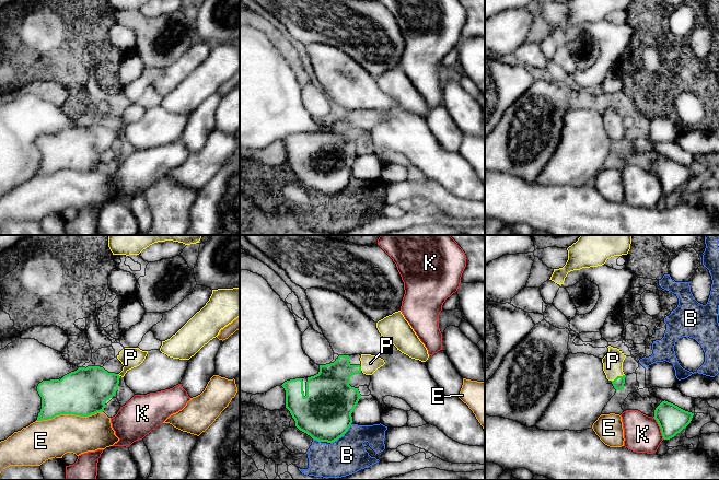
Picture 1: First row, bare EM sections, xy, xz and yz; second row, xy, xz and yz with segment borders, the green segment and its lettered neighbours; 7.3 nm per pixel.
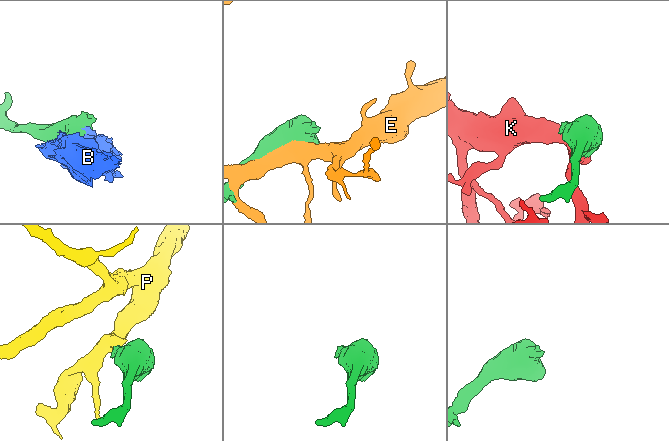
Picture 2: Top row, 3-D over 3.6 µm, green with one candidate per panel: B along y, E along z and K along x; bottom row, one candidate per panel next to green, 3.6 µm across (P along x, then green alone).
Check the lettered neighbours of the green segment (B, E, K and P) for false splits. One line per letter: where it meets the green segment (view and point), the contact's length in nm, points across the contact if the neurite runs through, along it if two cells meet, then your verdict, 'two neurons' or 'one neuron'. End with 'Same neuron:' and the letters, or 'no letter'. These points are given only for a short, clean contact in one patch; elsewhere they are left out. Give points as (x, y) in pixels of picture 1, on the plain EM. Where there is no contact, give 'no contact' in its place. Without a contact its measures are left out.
B: xz (341, 190) | 220 nm | two neurons
E: xy (69, 168) | 500 nm | two neurons
K: yz (660, 183) | 180 nm | two neurons
P: yz (617, 131) | 120 nm | across yz (618, 138), (617, 131), (613, 125), (613, 116) | one neuron
Same neuron: P

